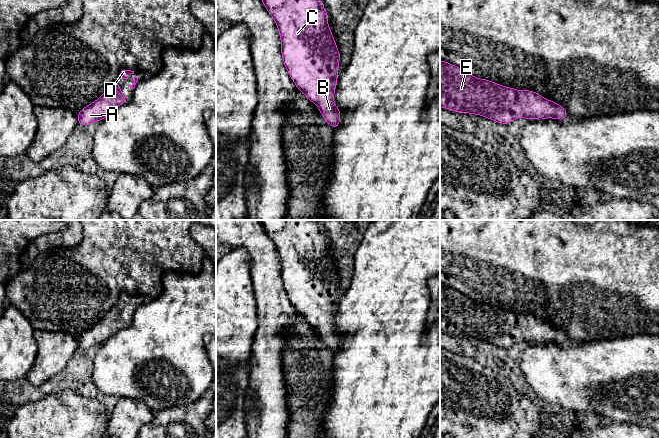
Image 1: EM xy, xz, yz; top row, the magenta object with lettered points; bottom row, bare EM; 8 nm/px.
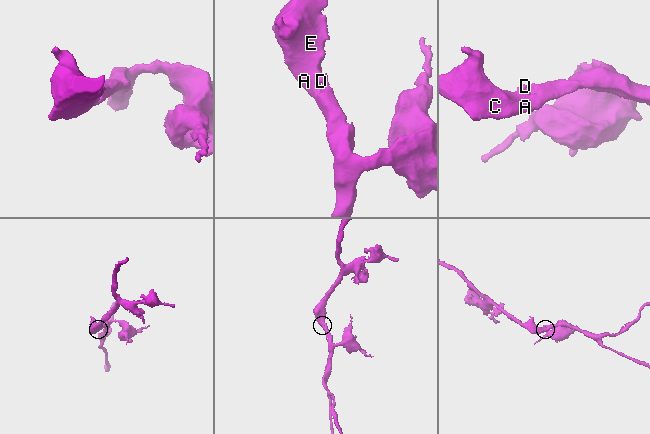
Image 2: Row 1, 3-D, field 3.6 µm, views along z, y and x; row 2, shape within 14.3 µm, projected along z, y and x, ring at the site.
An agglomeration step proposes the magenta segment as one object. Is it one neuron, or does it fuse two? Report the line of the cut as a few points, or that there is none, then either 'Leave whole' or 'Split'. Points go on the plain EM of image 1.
No split. Leave whole

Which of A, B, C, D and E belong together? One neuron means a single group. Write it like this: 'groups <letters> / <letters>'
groups A B C D E

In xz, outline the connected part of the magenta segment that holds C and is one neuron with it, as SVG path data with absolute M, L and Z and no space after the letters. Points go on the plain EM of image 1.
M260 220L280 257L281 279L289 300L305 321L314 327L324 344L333 352L340 348L341 337L334 325L340 276L328 248L327 235L315 220Z

